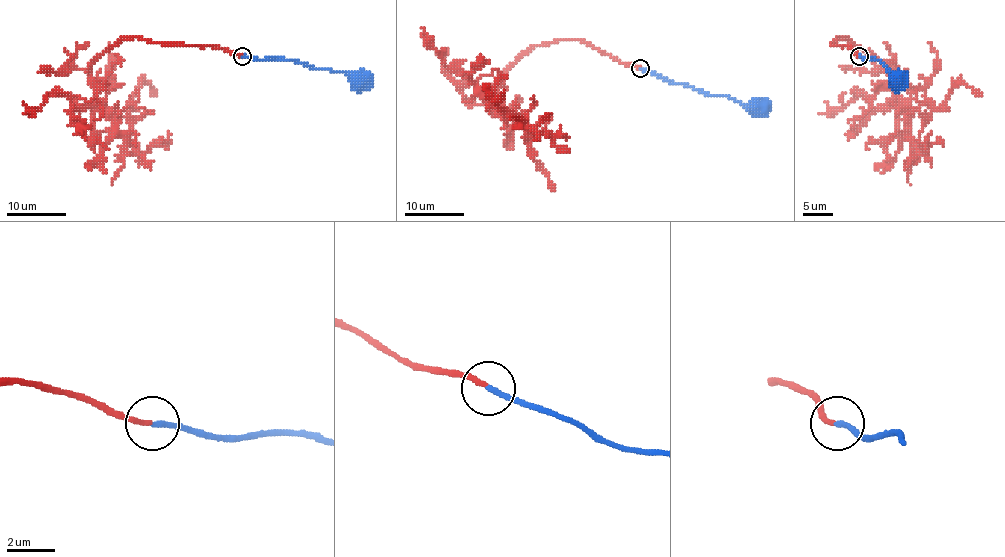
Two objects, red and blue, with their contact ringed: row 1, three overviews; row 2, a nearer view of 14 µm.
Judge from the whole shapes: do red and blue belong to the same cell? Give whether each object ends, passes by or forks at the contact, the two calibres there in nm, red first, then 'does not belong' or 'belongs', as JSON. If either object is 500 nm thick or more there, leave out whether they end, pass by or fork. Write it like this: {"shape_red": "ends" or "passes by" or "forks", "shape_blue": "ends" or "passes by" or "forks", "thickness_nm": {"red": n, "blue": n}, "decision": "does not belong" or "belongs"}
{"shape_red": "ends", "shape_blue": "ends", "thickness_nm": {"red": 200, "blue": 240}, "decision": "belongs"}

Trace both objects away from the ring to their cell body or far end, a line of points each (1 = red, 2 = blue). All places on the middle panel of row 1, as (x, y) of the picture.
1: (641, 68), (578, 40), (555, 40), (530, 47), (504, 72), (488, 101), (527, 126), (530, 155), (553, 191)
2: (641, 68), (672, 83), (712, 95), (727, 95), (746, 105), (755, 104), (758, 107)

